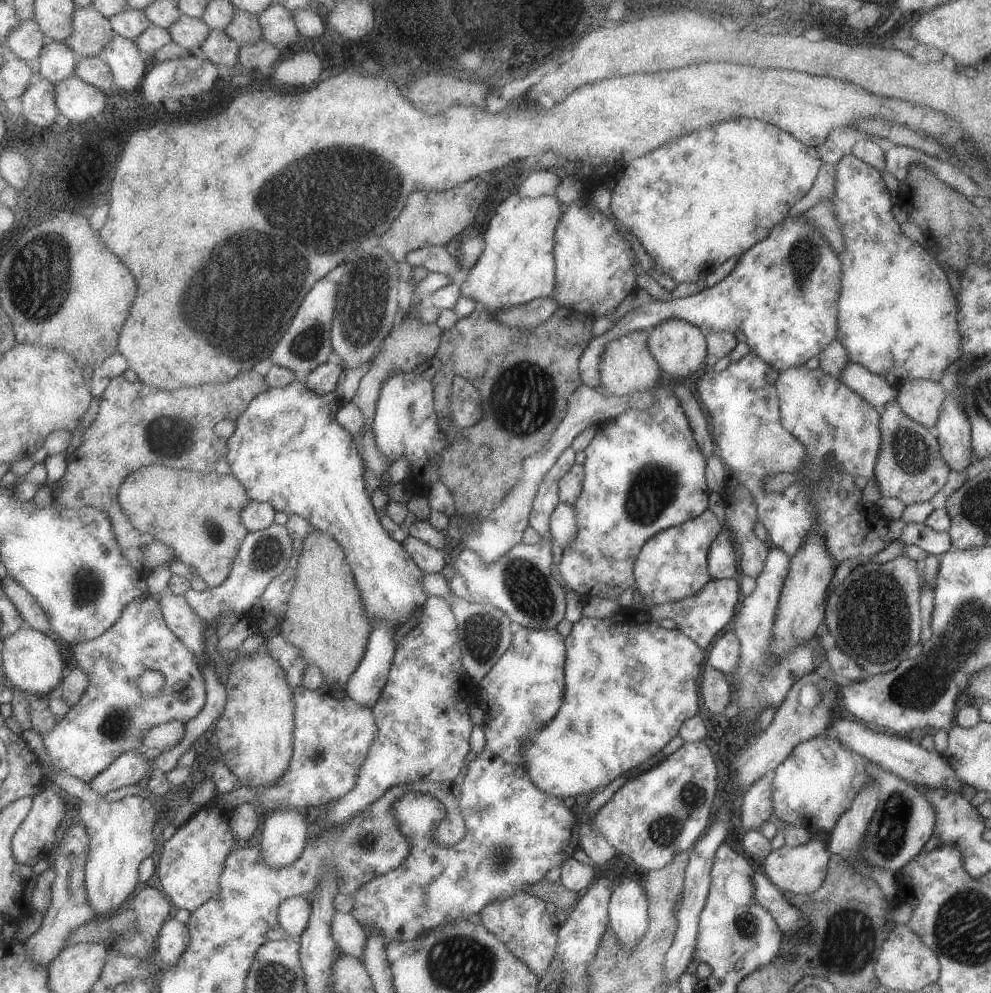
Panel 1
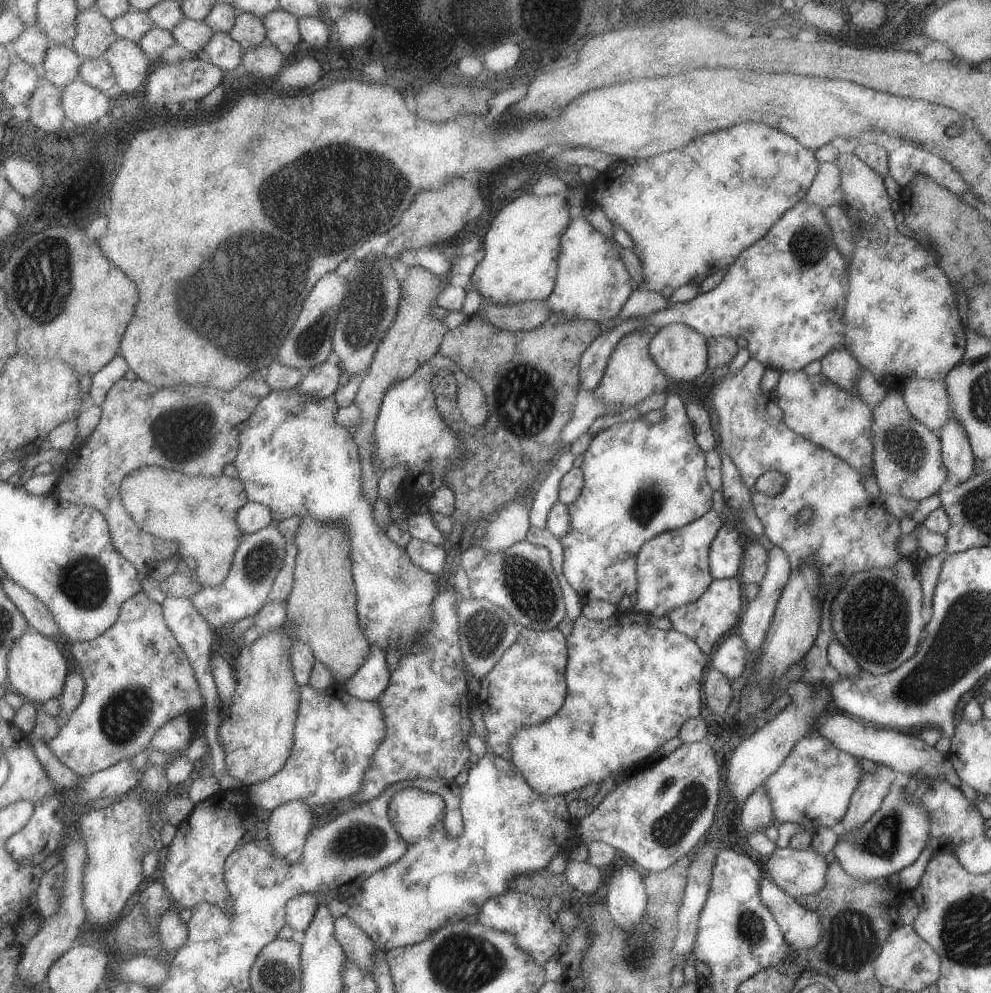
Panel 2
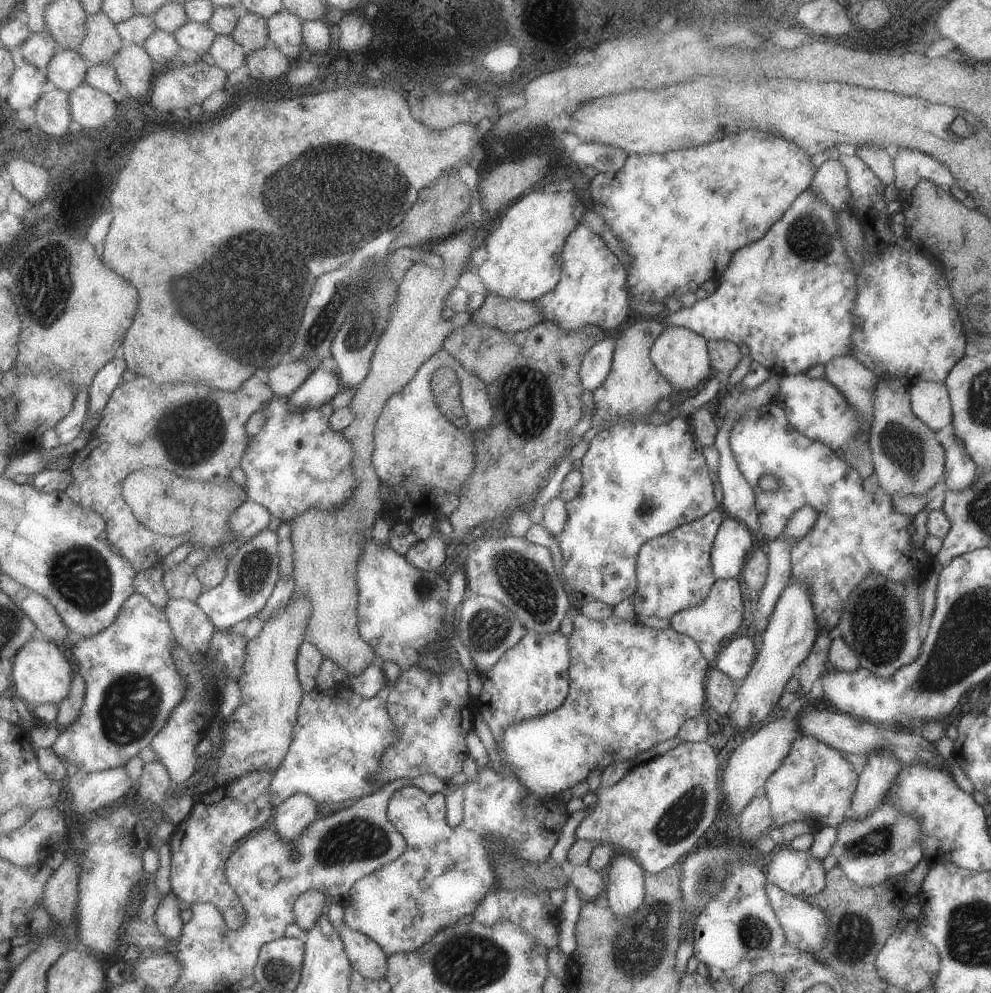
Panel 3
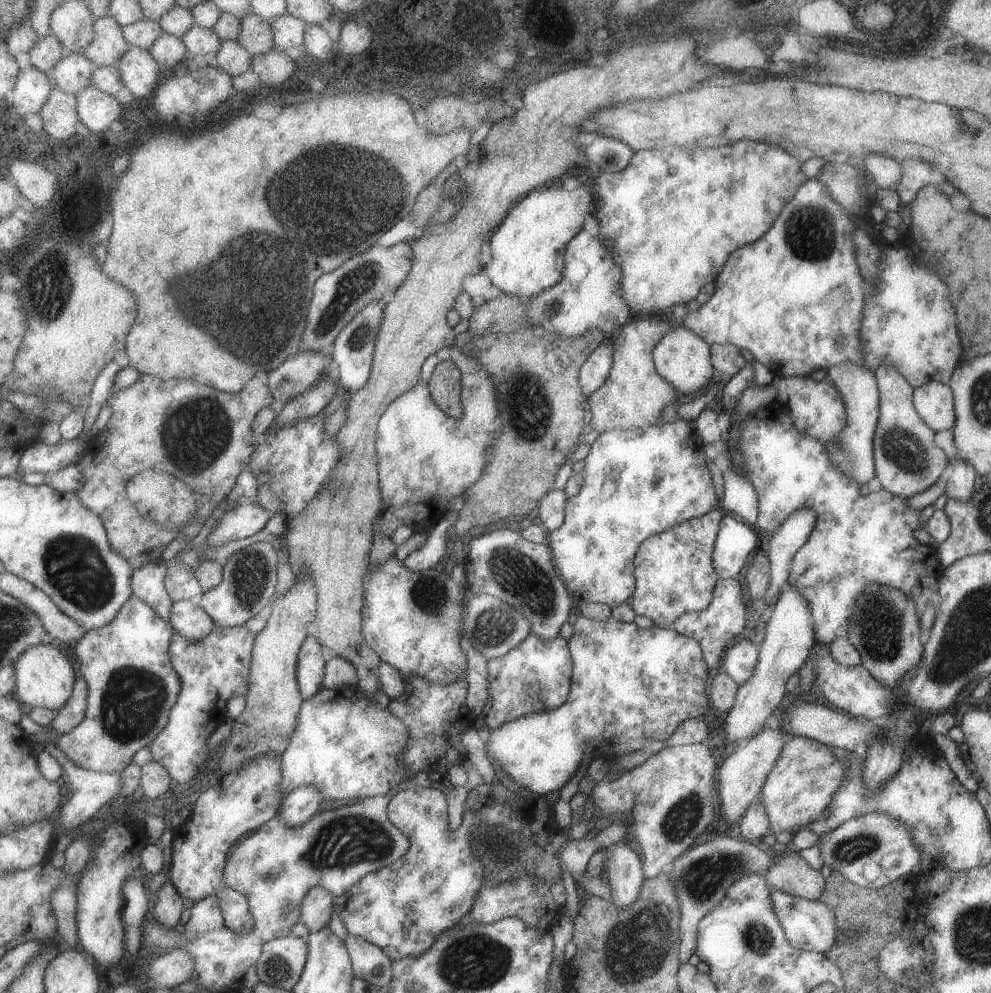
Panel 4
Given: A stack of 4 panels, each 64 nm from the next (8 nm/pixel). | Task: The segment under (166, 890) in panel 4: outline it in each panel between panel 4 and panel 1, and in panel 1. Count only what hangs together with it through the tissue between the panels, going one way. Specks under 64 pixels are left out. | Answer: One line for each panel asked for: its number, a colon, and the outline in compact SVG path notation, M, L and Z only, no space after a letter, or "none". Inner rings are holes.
1: M171 916L165 926L163 932L159 936L159 950L157 950L157 958L161 958L163 968L175 968L181 962L181 956L187 952L187 948L191 946L193 936L191 936L191 928L189 924L179 922L175 916Z
2: M173 906L167 914L163 914L161 922L159 922L159 934L161 934L161 942L163 942L163 950L161 954L169 954L169 952L179 952L183 948L183 944L187 944L189 938L189 924L185 924L179 916L181 908Z
3: M173 890L157 910L159 928L169 940L181 940L181 936L183 936L183 932L187 928L187 924L183 922L183 916L181 916L183 910L185 910L185 904Z

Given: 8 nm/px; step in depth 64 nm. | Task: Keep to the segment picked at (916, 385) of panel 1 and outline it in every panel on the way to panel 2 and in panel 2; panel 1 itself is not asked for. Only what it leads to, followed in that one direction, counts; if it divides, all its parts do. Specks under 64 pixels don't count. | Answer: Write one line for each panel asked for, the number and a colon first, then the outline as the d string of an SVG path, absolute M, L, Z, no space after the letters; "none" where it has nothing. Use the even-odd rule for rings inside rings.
2: M913 378L903 384L901 394L907 402L909 412L927 428L941 430L943 424L949 422L951 406L945 382L929 382Z

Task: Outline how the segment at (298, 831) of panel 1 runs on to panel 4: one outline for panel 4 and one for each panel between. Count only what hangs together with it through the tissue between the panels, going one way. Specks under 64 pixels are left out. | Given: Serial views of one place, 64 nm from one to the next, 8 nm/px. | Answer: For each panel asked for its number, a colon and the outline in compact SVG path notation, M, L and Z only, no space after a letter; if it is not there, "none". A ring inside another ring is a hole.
2: M293 800L291 804L283 804L271 812L261 832L273 842L277 856L295 864L305 856L307 838L315 830L313 820L315 816L311 804Z
3: M295 794L277 806L277 814L273 818L273 828L281 832L281 836L289 842L301 840L303 832L317 820L319 804L309 794Z
4: M317 786L297 788L295 792L285 796L285 804L281 808L281 814L285 816L285 820L293 828L303 826L319 814L323 798L325 798L325 794L321 794L321 790Z

